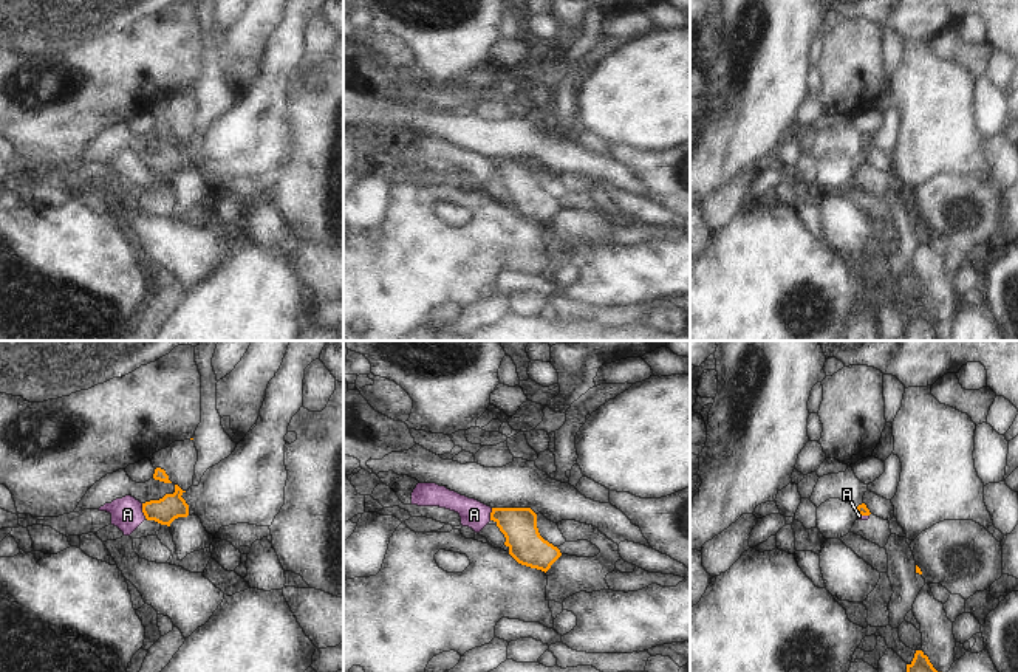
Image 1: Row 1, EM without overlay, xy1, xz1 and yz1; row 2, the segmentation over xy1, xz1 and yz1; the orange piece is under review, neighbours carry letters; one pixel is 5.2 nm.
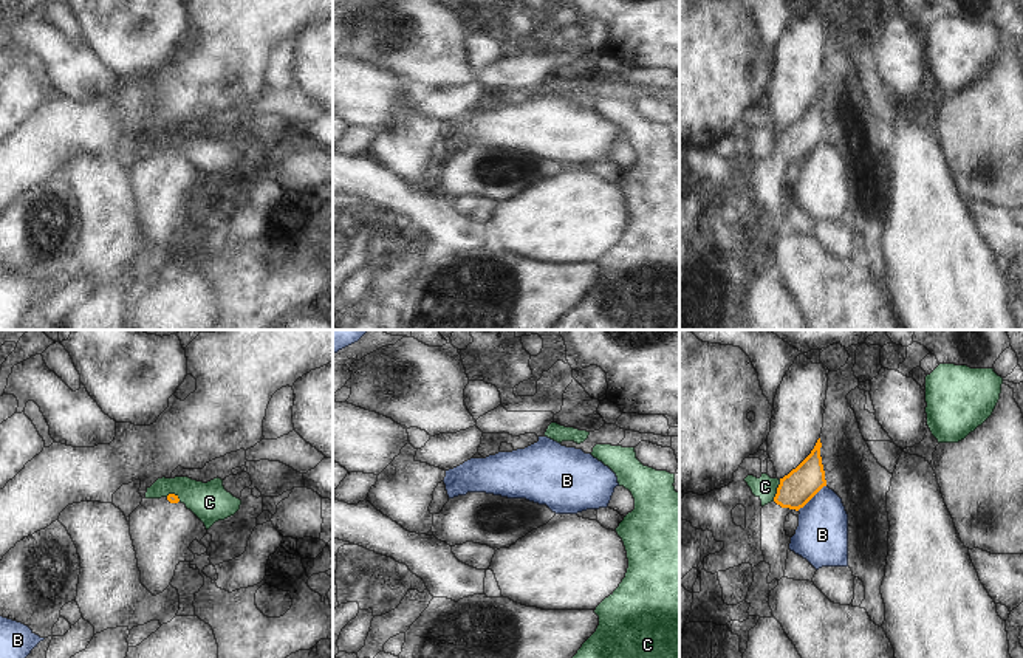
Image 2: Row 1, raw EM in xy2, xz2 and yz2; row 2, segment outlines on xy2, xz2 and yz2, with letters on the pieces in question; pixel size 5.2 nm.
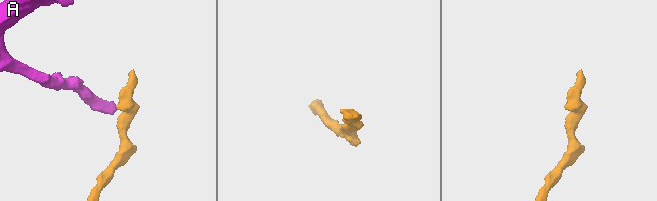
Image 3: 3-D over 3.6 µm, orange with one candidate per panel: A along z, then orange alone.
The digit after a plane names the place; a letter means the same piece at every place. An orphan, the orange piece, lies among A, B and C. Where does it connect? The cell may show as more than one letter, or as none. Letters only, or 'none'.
none

